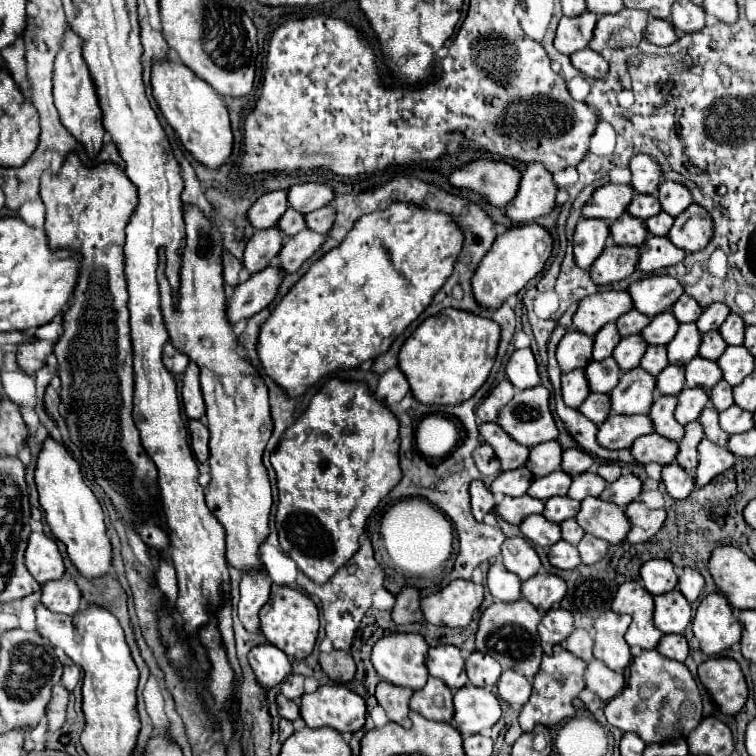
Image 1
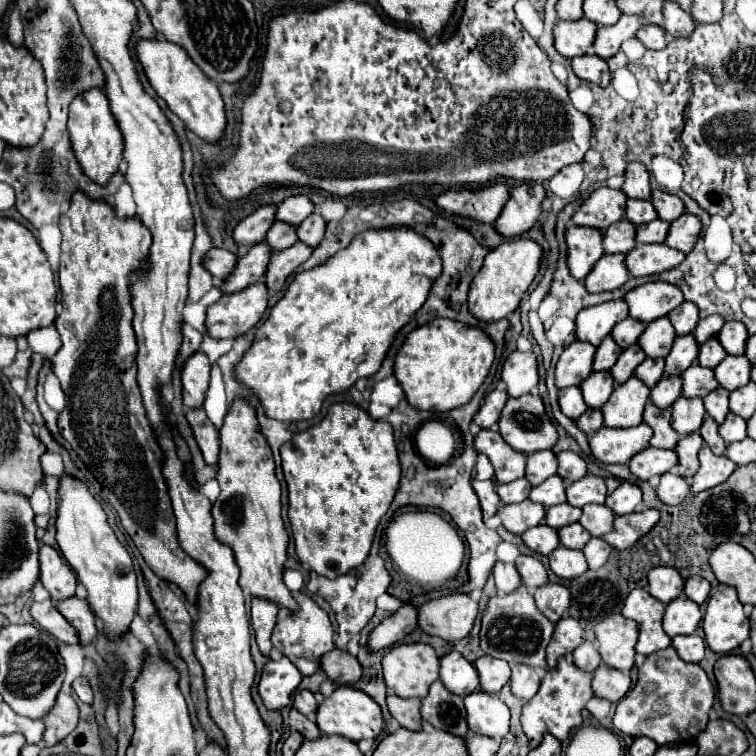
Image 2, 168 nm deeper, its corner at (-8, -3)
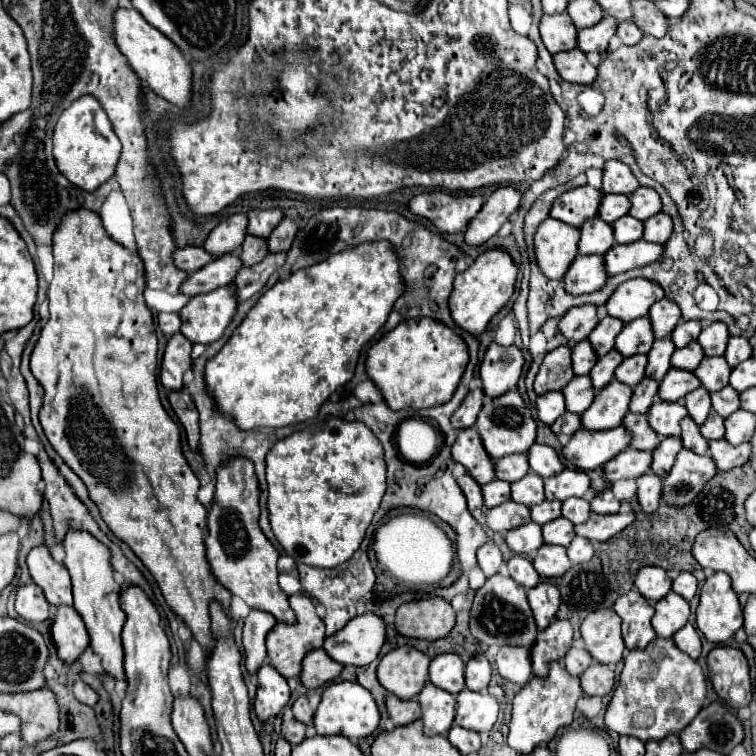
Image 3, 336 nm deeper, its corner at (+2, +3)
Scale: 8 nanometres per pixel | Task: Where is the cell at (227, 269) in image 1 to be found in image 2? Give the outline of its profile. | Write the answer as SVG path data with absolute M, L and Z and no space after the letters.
M211 248L203 258L205 270L209 270L215 278L221 278L221 280L233 272L235 264L237 264L237 256L229 250L221 250L221 248Z

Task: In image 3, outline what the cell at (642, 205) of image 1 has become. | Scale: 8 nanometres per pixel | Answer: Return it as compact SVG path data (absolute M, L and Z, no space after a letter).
M605 194L605 198L601 200L599 218L613 224L617 218L629 214L629 208L631 208L631 202L629 202L627 196L623 196L623 194Z

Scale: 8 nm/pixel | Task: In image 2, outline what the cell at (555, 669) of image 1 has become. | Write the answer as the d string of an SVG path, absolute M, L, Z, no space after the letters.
M559 658L555 670L547 670L539 692L523 706L521 712L521 726L529 740L529 748L537 748L537 744L543 740L543 734L549 732L557 740L565 740L573 728L581 726L581 710L585 704L593 698L591 690L591 674L581 672L573 662L567 662L565 658Z

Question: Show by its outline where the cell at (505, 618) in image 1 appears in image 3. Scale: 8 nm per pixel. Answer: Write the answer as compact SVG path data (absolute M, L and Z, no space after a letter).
M491 576L475 592L469 630L473 638L481 644L503 648L503 646L531 646L539 634L533 612L529 608L525 590L511 576Z

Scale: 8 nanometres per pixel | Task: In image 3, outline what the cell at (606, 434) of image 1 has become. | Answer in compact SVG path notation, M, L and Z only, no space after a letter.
M625 424L613 430L587 430L579 428L569 444L563 448L565 458L581 470L595 470L629 448L631 432Z

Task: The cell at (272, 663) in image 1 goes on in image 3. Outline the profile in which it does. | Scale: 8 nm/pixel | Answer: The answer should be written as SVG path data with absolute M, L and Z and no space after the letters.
M263 664L257 670L257 696L253 708L261 722L277 716L289 702L289 694L291 690L287 680L271 664Z

